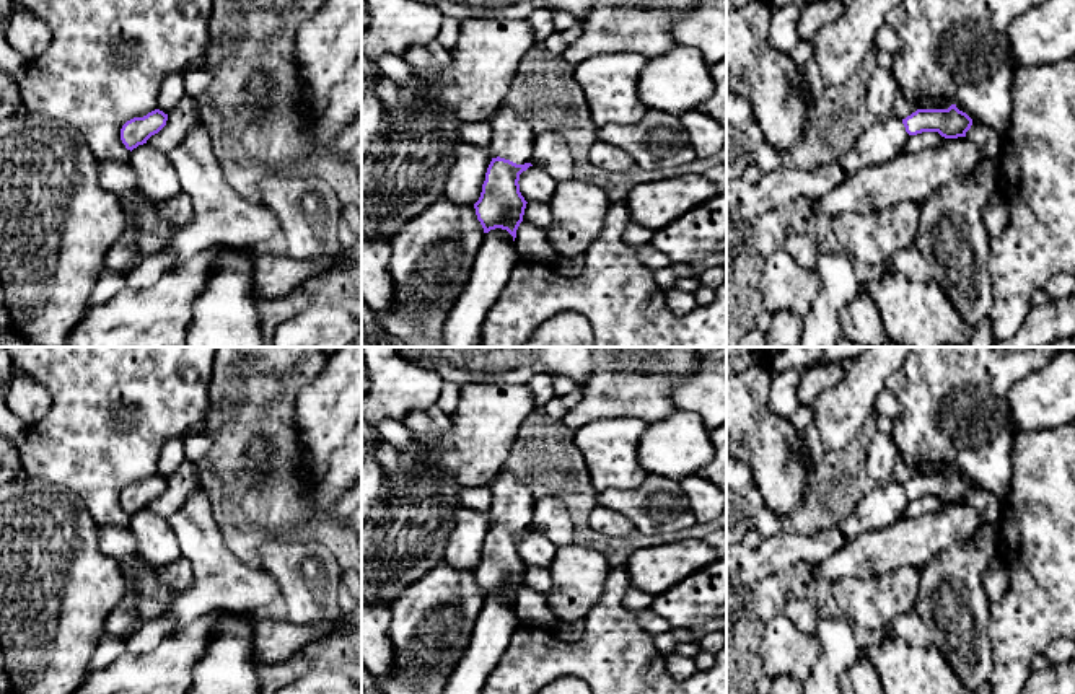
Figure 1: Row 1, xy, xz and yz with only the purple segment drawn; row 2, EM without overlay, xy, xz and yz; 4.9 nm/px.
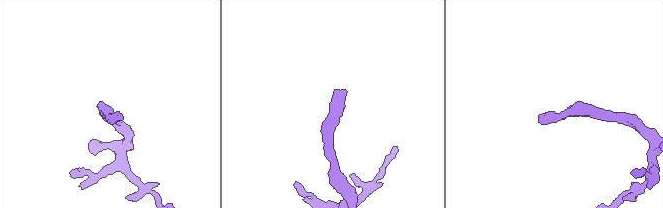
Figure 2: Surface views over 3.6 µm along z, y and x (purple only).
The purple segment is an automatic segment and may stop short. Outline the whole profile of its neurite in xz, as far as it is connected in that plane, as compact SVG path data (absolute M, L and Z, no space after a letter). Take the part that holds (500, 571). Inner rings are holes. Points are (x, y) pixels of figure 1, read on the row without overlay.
M508 471L498 474L489 489L492 526L474 573L484 598L502 593L515 606L528 569L520 557L518 546L520 539L533 531L536 497L524 482Z

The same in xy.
M160 474L148 477L143 482L134 482L127 485L121 494L121 505L127 515L134 515L138 510L147 508L147 505L158 499L168 485L168 479Z

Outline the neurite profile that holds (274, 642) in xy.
M252 613L254 661L257 668L269 668L293 660L313 643L324 640L337 624L298 626L290 621L270 621L262 613Z

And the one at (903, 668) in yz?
M893 635L858 653L878 673L884 694L974 694L964 687L945 655L933 645L910 645Z

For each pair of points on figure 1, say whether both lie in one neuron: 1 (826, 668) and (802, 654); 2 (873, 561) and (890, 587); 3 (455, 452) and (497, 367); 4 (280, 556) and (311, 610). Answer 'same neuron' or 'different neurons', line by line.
1: different neurons
2: different neurons
3: different neurons
4: same neuron

